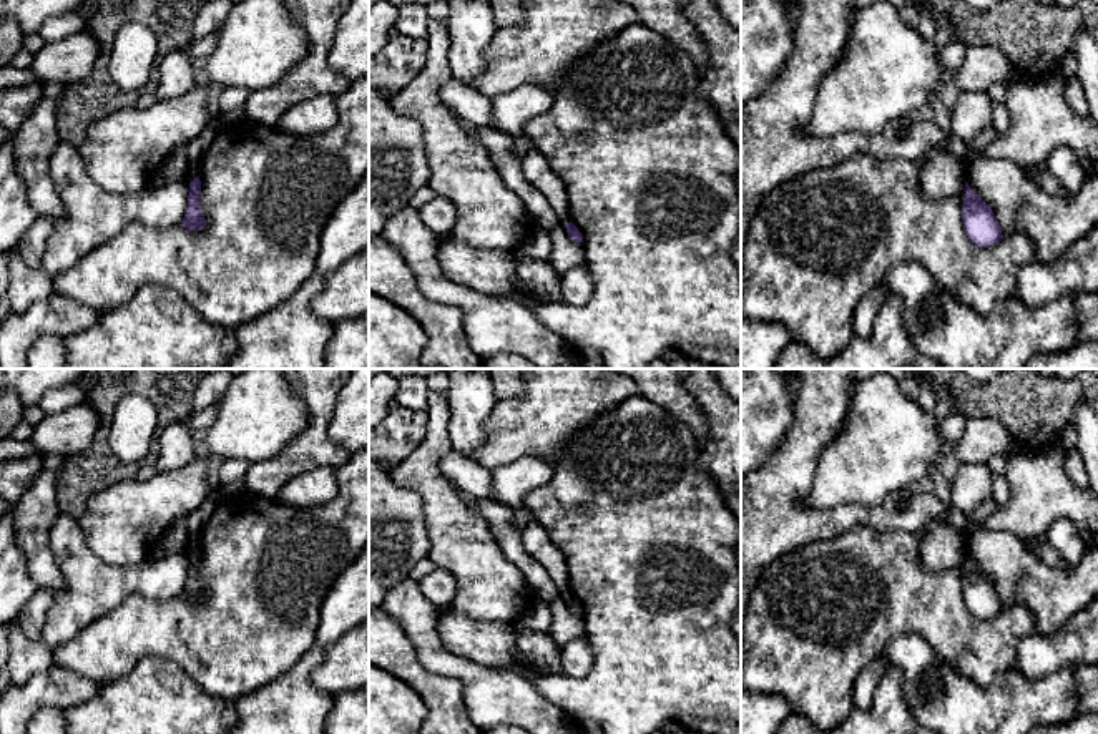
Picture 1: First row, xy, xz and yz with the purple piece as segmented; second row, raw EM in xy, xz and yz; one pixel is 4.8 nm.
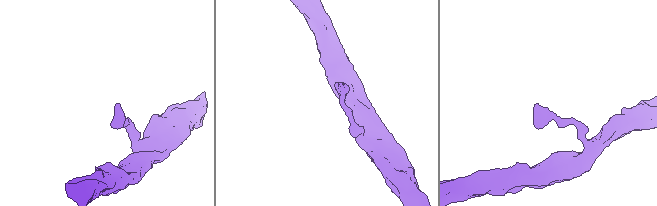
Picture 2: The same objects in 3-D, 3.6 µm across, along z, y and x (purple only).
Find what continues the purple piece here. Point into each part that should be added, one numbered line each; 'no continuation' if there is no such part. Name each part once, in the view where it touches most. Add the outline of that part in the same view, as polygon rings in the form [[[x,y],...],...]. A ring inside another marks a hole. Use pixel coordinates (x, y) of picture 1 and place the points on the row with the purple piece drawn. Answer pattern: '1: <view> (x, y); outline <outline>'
no continuation

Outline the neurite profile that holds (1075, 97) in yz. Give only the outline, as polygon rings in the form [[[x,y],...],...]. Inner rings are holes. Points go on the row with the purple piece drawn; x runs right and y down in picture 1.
[[[1076,76],[1066,80],[1065,100],[1068,106],[1073,110],[1073,113],[1081,116],[1088,115],[1088,101],[1081,81]]]

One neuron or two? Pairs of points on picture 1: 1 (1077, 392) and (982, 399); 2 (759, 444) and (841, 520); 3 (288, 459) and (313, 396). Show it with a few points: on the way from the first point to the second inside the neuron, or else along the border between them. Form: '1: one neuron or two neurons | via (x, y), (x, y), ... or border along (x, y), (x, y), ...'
1: one neuron | via (1053, 399), (1005, 399)
2: two neurons | border along (793, 420), (781, 444), (758, 469)
3: one neuron | via (303, 444), (316, 430), (316, 411)

